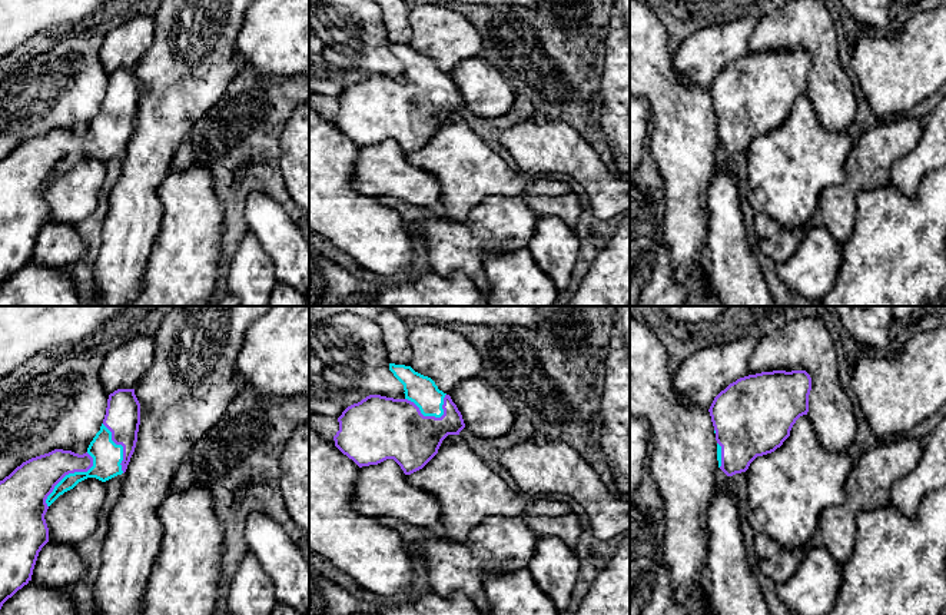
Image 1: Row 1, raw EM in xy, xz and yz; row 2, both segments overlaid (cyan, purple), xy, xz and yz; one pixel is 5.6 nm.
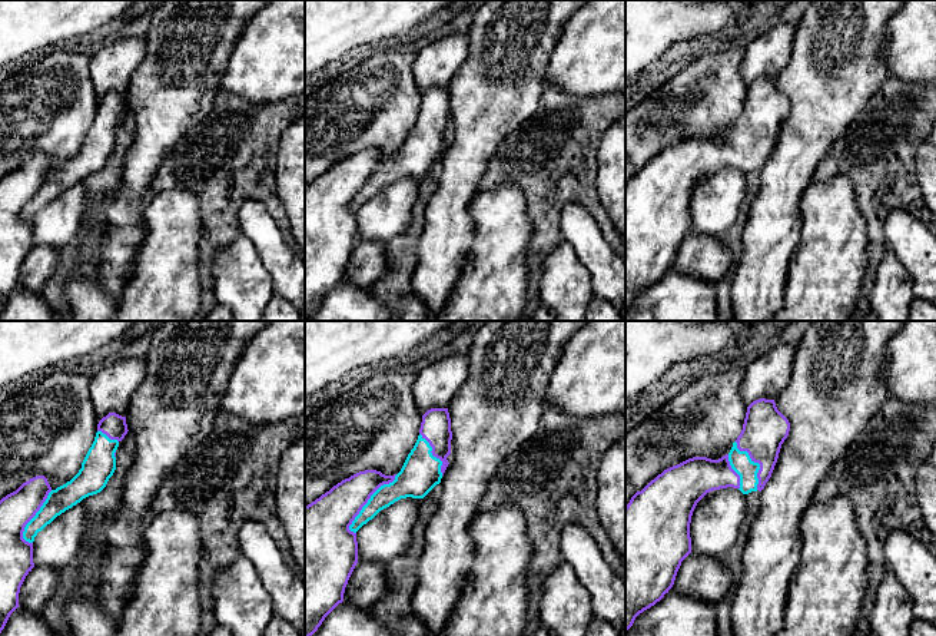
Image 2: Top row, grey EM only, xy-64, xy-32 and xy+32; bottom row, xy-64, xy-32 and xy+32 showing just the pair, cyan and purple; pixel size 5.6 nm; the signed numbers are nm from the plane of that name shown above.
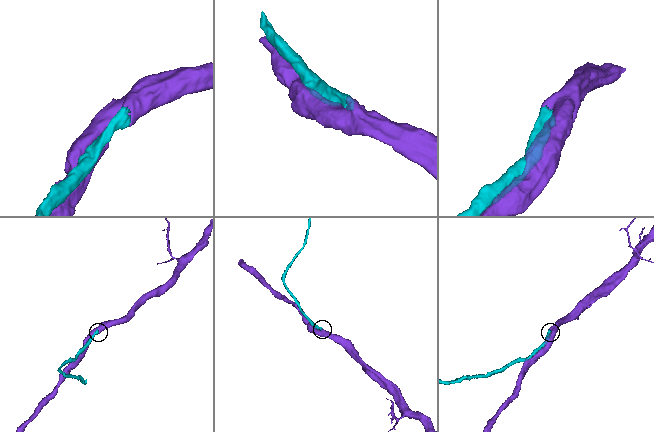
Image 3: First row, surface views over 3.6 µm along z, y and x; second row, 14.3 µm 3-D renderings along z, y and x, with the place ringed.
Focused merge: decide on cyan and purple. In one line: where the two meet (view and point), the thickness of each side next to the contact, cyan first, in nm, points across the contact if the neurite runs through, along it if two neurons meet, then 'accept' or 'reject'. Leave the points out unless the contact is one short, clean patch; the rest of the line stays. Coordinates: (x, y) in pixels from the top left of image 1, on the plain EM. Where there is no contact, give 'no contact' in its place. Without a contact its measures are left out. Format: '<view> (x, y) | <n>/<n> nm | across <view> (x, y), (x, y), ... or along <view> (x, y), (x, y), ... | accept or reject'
xy (69, 153) | 160/240 nm | accept

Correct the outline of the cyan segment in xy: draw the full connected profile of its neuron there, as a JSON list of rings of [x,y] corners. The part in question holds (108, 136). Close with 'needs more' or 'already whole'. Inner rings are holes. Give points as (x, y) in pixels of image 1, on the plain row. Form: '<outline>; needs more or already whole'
[[[117,69],[109,74],[103,103],[86,133],[54,129],[23,142],[0,160],[0,289],[31,260],[39,232],[49,222],[44,199],[49,186],[87,157],[106,162],[125,153],[136,127],[139,104],[140,83],[135,69]]]; needs more

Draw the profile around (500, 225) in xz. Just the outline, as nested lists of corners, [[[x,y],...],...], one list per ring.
[[[574,192],[537,197],[494,196],[472,209],[467,222],[437,216],[415,223],[412,233],[432,272],[445,277],[462,272],[487,297],[487,256],[527,249],[540,216],[555,216],[574,229],[581,215]]]

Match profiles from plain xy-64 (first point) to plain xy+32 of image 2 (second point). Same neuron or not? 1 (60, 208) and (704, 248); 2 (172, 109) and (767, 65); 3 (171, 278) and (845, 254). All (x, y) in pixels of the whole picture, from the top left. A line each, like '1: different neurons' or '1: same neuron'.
1: different neurons
2: different neurons
3: same neuron

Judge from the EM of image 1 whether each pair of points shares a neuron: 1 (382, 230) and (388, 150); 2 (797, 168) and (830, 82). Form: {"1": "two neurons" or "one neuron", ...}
{"1": "two neurons", "2": "two neurons"}

